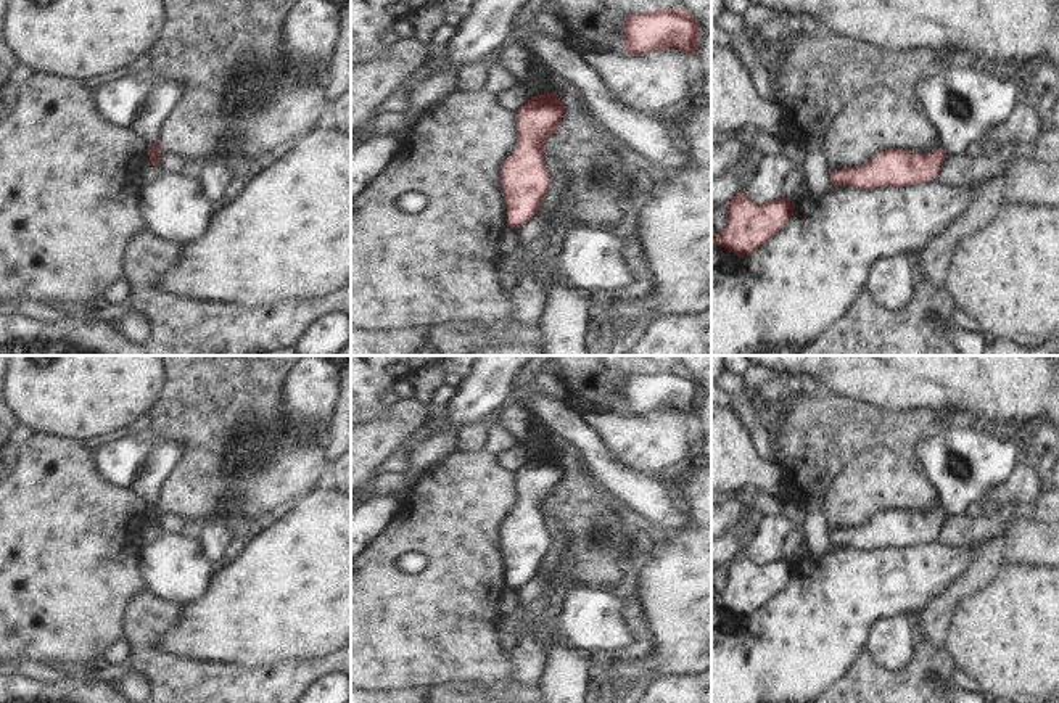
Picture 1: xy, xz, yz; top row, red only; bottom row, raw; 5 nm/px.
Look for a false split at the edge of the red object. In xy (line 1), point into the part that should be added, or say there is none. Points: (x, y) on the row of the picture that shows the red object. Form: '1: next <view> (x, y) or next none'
1: next none

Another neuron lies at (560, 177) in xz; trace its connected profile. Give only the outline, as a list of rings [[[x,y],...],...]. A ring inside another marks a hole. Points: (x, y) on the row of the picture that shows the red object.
[[[546,154],[544,164],[552,179],[552,185],[546,198],[542,199],[538,214],[526,225],[517,230],[523,251],[528,243],[536,240],[547,228],[547,220],[555,208],[560,204],[562,195],[568,182],[571,180],[570,172],[560,166],[557,156]]]

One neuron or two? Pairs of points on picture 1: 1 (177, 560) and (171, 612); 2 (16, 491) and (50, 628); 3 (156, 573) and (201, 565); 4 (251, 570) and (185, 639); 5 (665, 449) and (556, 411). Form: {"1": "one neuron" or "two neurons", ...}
{"1": "two neurons", "2": "one neuron", "3": "one neuron", "4": "one neuron", "5": "two neurons"}

